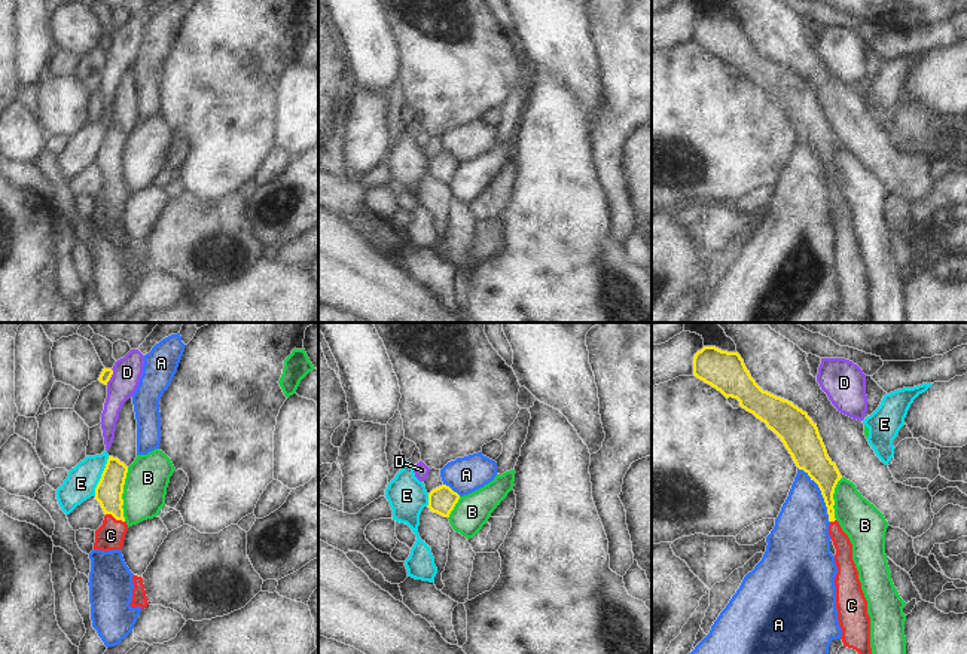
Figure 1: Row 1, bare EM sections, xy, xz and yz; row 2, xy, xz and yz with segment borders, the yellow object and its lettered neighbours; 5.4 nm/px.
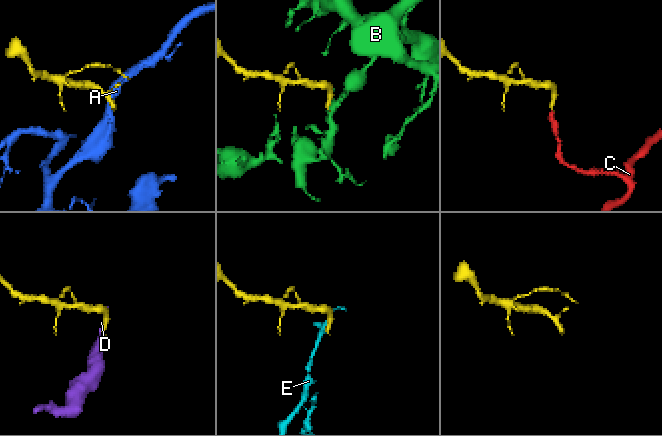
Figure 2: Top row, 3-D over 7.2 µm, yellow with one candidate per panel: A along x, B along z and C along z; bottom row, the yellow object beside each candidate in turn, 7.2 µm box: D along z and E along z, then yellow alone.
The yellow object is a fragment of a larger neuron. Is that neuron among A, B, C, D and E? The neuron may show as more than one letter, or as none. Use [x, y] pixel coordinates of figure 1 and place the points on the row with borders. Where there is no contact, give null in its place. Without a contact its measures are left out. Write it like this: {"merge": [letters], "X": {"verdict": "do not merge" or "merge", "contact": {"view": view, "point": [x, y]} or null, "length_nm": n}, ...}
{"merge": ["C"], "A": {"verdict": "do not merge", "contact": {"view": "yz", "point": [821, 494]}, "length_nm": 340}, "B": {"verdict": "do not merge", "contact": {"view": "xy", "point": [122, 492]}, "length_nm": 300}, "C": {"verdict": "merge", "contact": {"view": "xy", "point": [115, 517]}, "length_nm": 120}, "D": {"verdict": "do not merge", "contact": {"view": "xy", "point": [110, 376]}, "length_nm": 90}, "E": {"verdict": "do not merge", "contact": {"view": "xy", "point": [101, 476]}, "length_nm": 240}}

